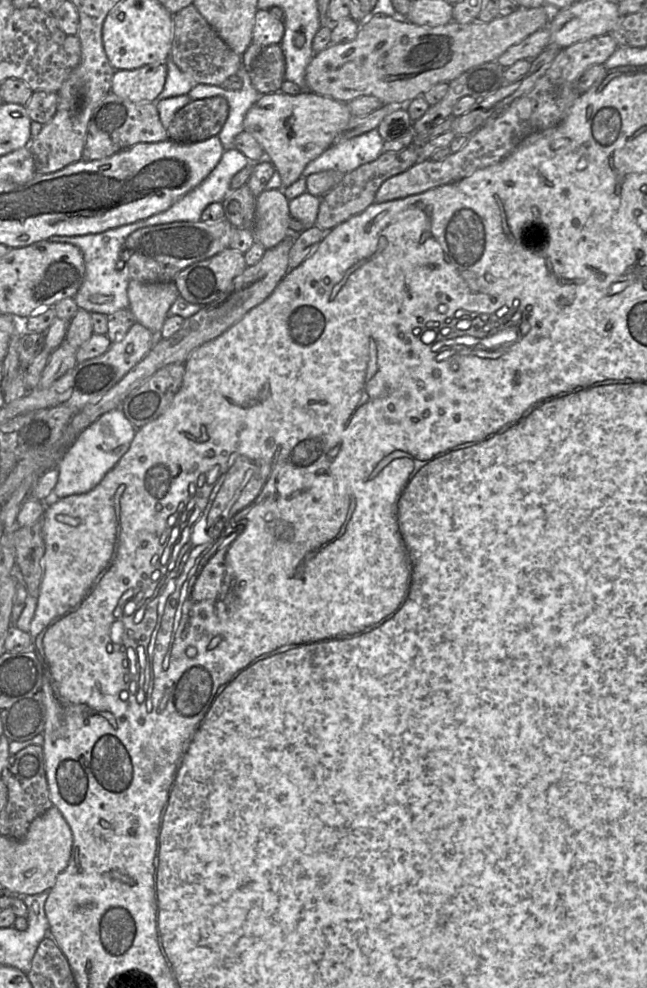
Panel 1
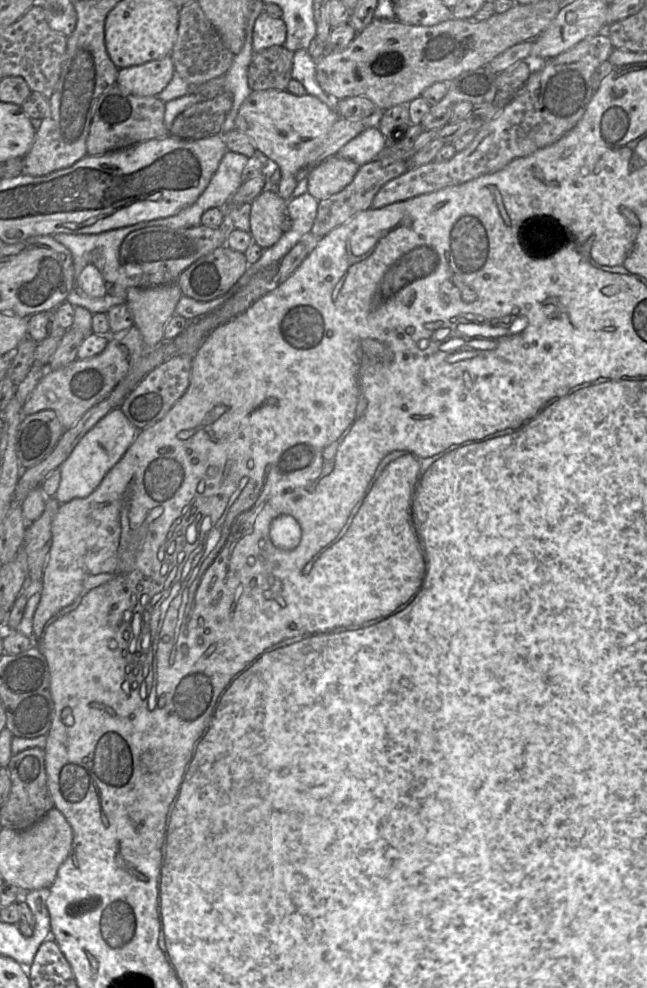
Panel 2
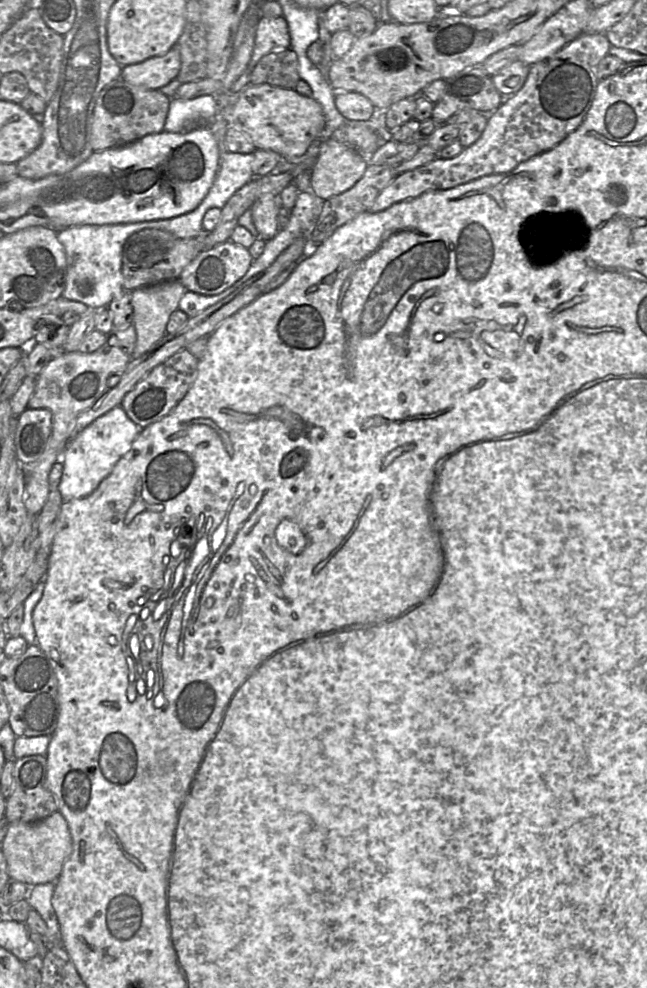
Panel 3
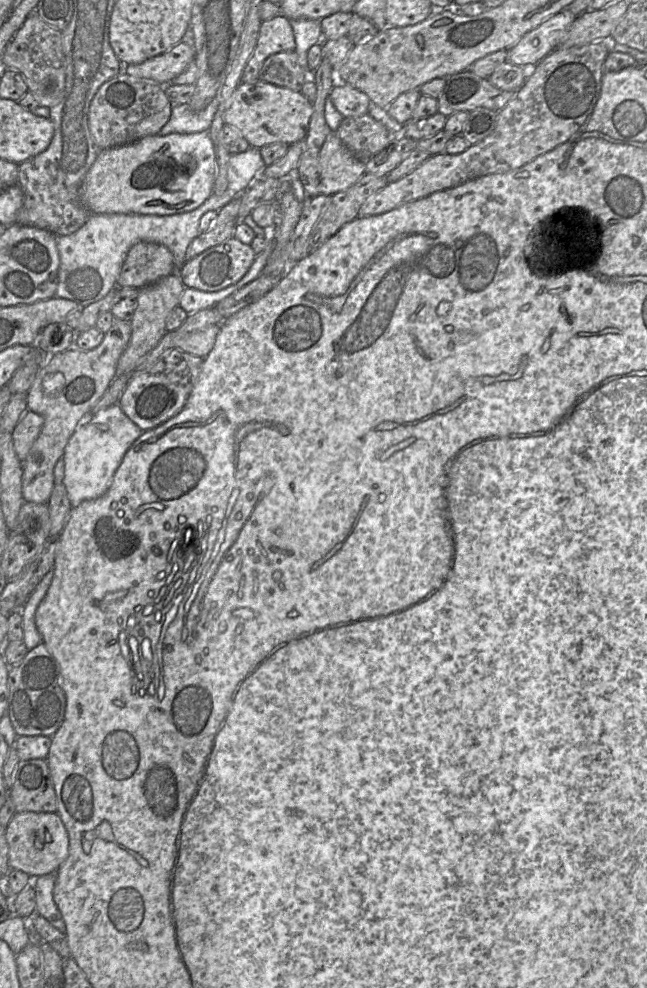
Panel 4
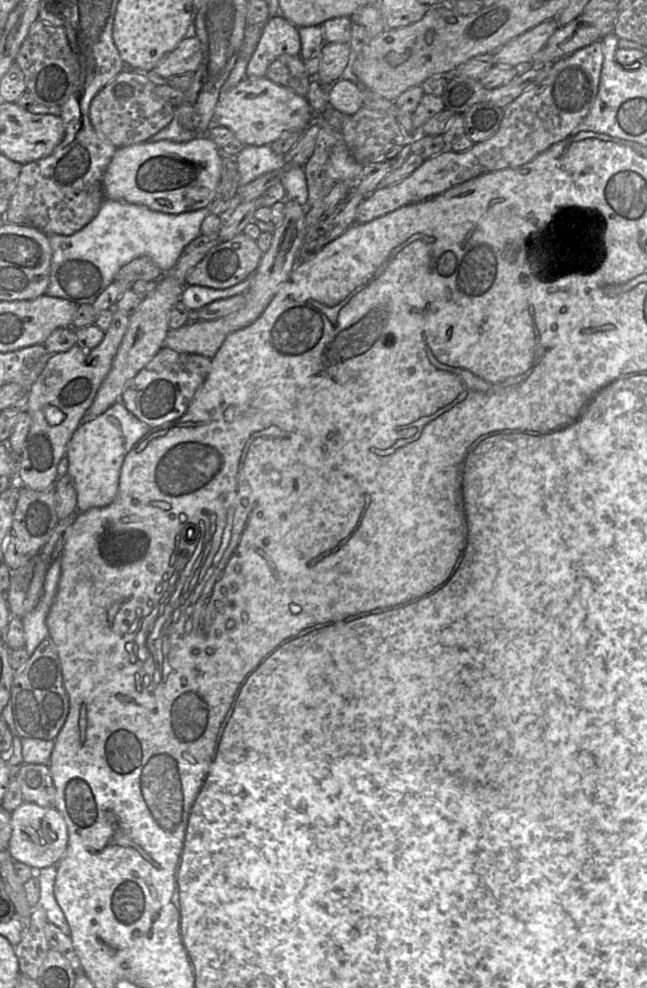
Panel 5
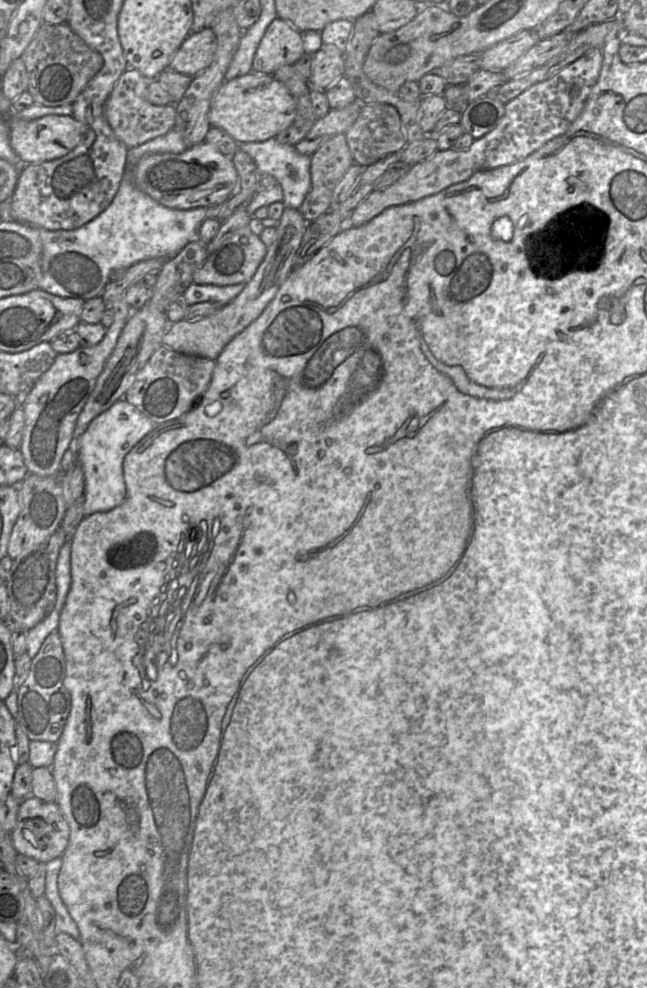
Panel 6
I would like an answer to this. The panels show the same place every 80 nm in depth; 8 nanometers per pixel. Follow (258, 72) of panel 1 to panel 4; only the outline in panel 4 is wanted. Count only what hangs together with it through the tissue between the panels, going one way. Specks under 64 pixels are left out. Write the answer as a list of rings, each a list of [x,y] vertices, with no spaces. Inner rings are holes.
[[[295,51],[279,52],[264,61],[258,80],[301,92],[305,73]]]

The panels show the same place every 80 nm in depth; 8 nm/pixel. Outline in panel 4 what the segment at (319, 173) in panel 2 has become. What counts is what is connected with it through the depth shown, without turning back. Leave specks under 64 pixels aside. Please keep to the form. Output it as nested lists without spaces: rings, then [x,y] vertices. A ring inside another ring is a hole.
[[[331,133],[319,154],[319,194],[332,196],[354,185],[365,174],[365,163],[359,160]]]

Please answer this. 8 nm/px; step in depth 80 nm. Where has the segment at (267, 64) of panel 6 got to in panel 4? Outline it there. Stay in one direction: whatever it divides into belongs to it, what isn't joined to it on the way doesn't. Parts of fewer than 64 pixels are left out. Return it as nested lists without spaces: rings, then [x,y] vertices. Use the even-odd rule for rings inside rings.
[[[280,13],[262,21],[256,47],[243,70],[241,83],[256,82],[263,63],[269,56],[279,52],[292,52],[295,47],[290,19]]]

